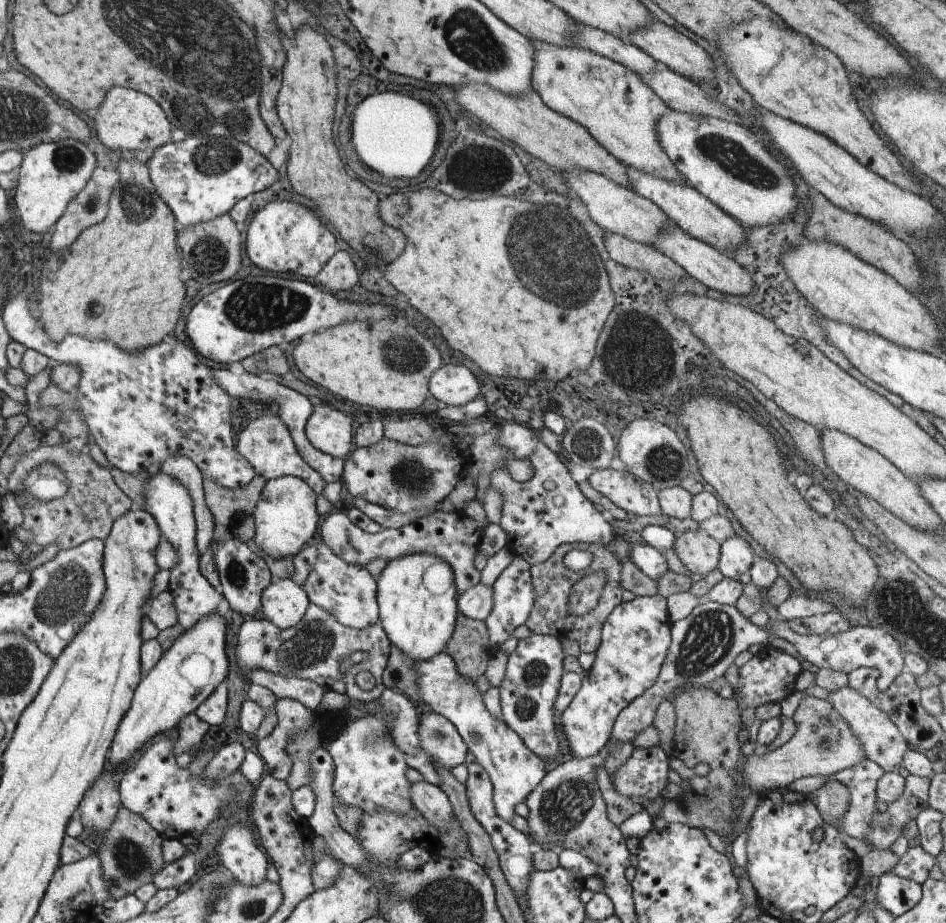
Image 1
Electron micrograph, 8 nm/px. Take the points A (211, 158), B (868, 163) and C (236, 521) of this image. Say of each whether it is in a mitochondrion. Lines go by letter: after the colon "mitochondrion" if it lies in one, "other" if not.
A: mitochondrion
B: other
C: other

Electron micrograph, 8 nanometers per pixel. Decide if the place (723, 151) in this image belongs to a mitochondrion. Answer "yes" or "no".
yes

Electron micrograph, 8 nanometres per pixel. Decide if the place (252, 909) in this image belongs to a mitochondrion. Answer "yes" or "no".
yes

